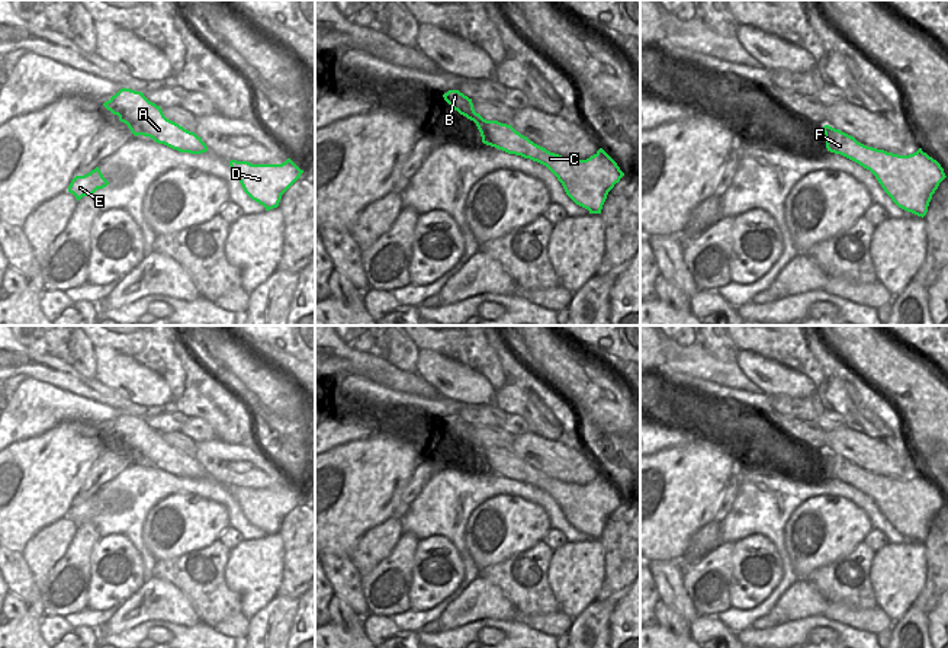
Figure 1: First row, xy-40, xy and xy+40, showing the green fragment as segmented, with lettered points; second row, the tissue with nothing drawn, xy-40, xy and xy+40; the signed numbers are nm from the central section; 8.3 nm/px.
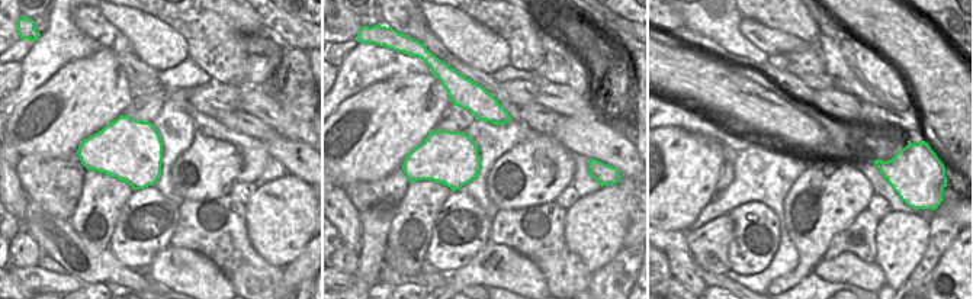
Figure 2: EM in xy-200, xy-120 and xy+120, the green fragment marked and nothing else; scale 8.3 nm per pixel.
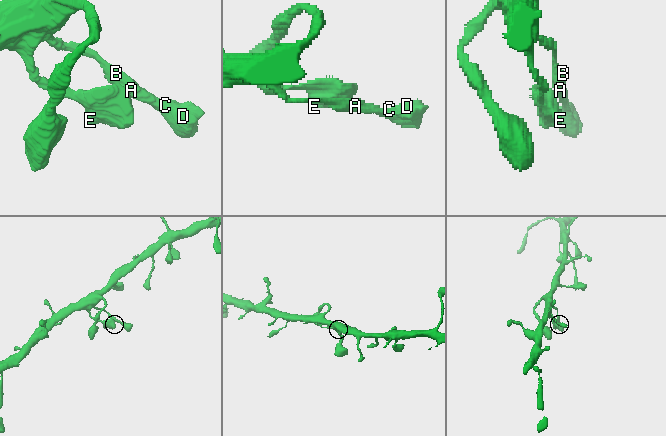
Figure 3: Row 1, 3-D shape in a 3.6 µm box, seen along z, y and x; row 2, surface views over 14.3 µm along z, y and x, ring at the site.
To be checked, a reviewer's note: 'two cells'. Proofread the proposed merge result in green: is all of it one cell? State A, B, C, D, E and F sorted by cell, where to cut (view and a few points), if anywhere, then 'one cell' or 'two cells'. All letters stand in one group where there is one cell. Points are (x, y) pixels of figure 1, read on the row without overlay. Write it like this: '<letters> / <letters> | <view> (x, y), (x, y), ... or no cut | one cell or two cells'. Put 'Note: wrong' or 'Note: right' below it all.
A B C D E F | no cut | one cell
Note: wrong

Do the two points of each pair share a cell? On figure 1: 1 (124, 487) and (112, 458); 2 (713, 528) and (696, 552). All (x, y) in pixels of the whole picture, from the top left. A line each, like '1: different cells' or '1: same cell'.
1: different cells
2: same cell

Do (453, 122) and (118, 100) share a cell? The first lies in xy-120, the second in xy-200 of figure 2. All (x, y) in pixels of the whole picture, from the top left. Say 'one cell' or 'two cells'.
two cells

